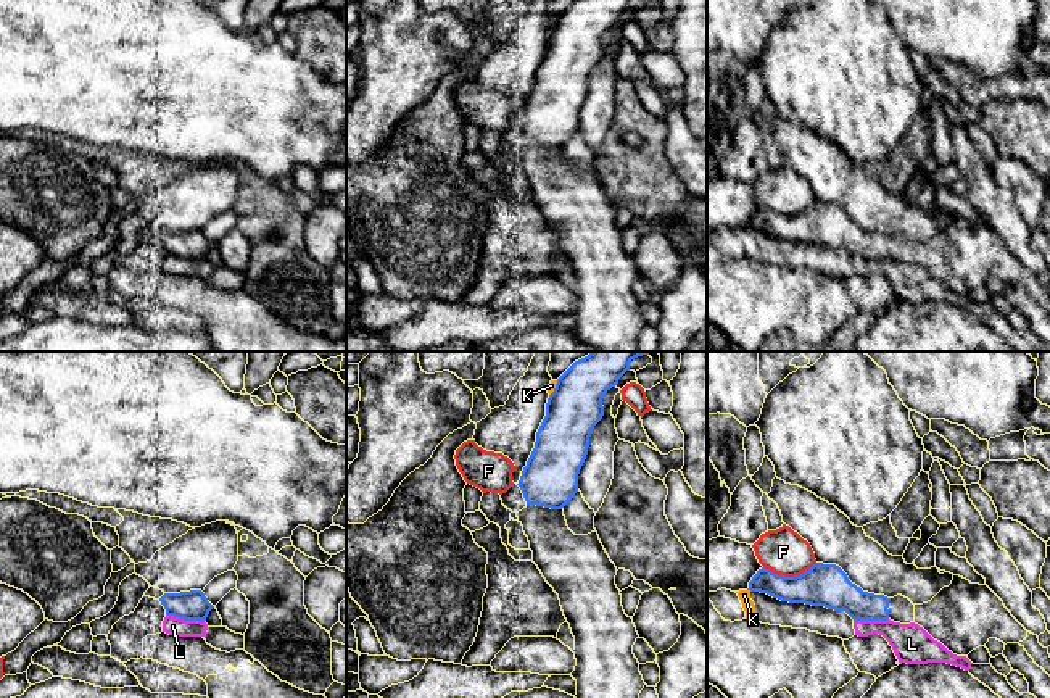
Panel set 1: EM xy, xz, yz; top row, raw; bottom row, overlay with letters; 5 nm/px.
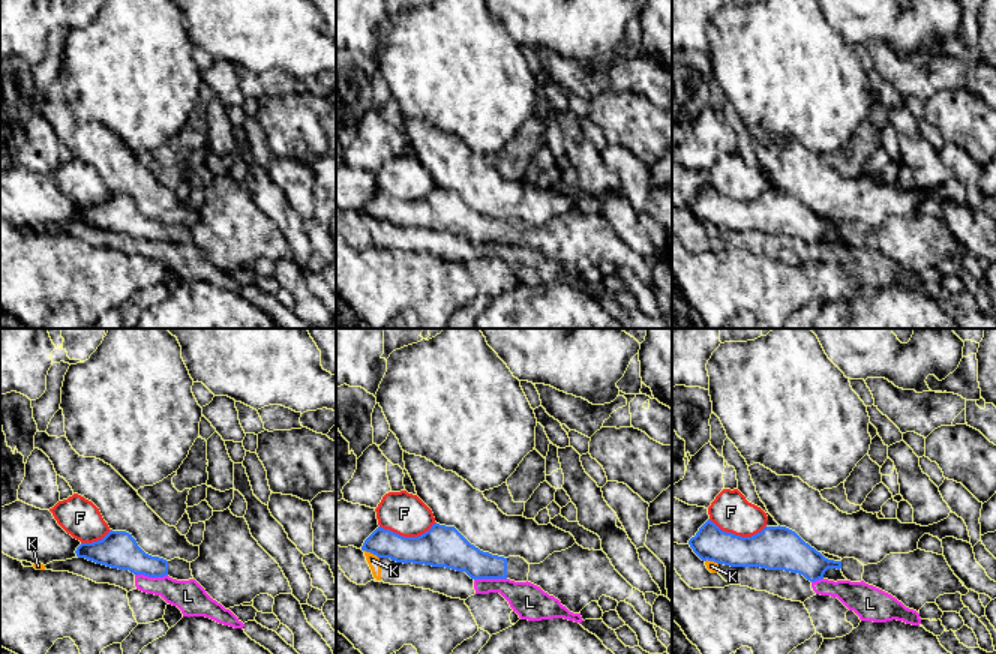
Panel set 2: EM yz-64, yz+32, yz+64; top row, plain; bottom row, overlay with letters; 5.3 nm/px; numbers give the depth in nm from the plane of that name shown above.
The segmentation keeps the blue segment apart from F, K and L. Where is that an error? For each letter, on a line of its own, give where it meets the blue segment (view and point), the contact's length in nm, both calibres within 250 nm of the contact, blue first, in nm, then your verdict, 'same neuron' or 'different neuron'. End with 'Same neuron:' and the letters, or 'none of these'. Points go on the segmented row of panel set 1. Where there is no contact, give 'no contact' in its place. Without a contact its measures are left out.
F: yz (789, 577) | 280 nm | 220/220 nm | different neuron
K: yz (749, 589) | 30 nm | 140/60 nm | different neuron
L: xy (186, 619) | 200 nm | 150/90 nm | different neuron
Same neuron: none of these

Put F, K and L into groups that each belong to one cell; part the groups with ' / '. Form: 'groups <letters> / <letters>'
groups F / K L

